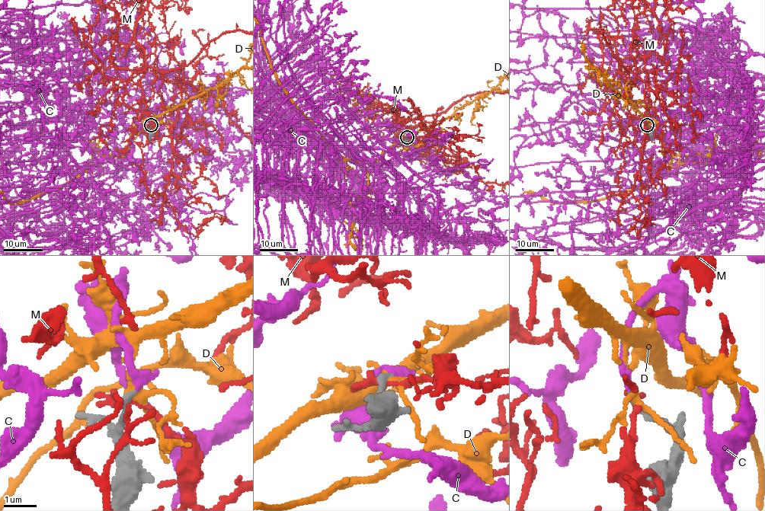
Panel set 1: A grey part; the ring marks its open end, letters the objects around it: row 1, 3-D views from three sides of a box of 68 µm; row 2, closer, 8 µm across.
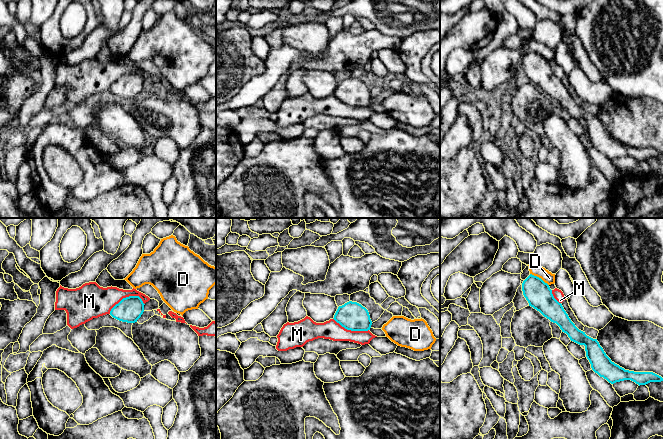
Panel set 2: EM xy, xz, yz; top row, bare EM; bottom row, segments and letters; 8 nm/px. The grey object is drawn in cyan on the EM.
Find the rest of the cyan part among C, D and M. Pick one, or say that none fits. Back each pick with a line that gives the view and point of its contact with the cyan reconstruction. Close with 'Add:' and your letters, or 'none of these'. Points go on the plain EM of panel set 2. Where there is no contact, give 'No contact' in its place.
C: No contact
Add: C

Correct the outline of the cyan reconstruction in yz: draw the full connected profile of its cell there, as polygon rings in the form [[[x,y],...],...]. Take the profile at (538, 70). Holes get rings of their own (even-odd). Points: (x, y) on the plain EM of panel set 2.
[[[530,50],[522,59],[522,67],[529,82],[556,99],[571,117],[585,122],[586,133],[592,146],[609,159],[631,156],[640,162],[663,157],[661,152],[653,148],[629,147],[612,138],[597,115],[587,112],[575,102],[562,80],[554,74],[549,61],[541,54]]]

